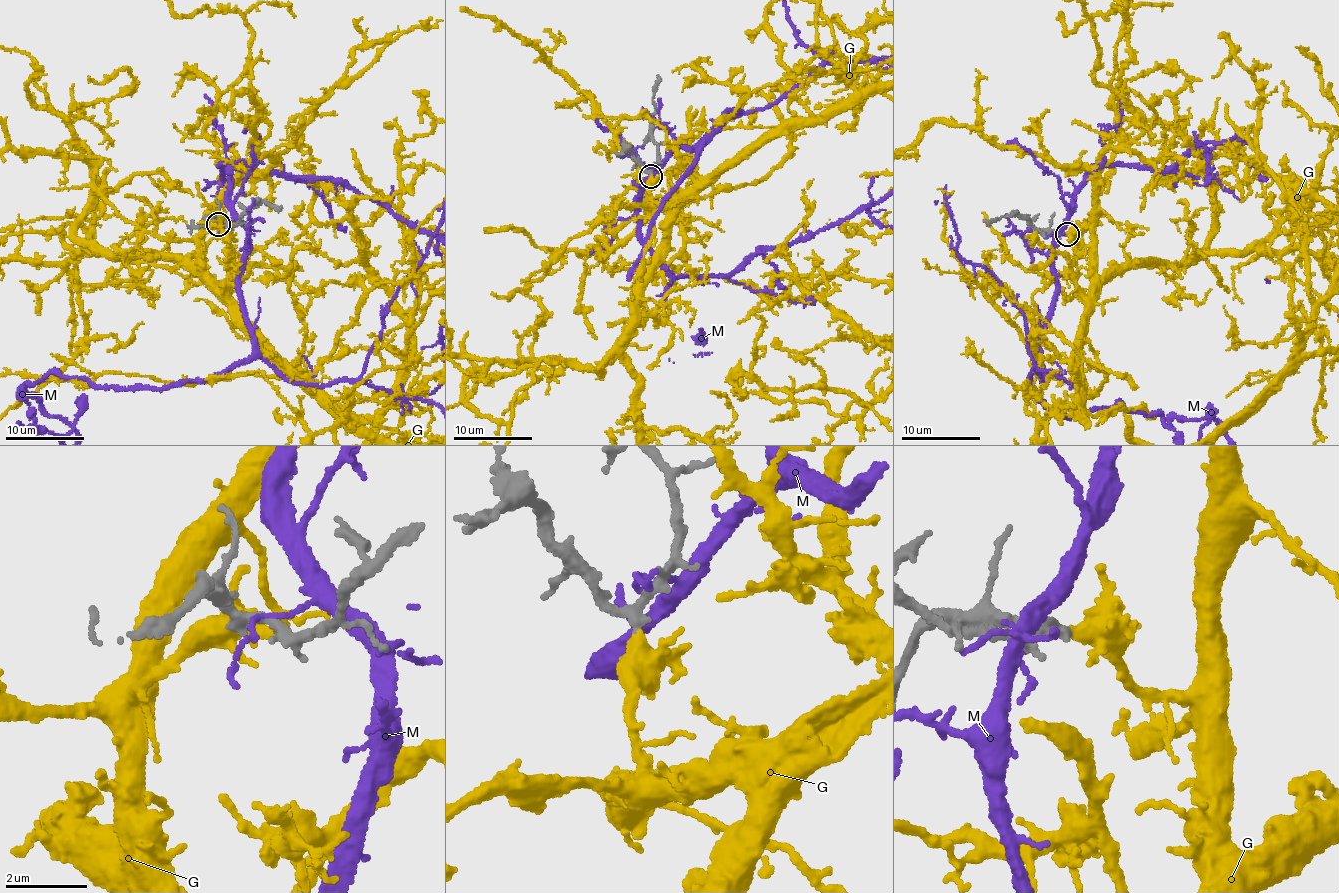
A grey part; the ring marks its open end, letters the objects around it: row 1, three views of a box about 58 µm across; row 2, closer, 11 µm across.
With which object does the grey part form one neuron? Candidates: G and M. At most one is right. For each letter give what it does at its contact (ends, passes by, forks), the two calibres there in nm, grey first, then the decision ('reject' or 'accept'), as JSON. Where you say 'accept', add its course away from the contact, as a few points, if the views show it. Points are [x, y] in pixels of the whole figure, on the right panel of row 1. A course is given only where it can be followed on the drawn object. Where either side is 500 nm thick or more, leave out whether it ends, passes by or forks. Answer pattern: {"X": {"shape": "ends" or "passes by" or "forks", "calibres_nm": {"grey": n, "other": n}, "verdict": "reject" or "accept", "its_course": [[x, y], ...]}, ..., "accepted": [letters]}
{"G": {"shape": "passes by", "calibres_nm": {"grey": 190, "other": 400}, "verdict": "accept"}, "M": {"shape": "passes by", "calibres_nm": {"grey": 200, "other": 90}, "verdict": "reject"}, "accepted": ["G"]}

